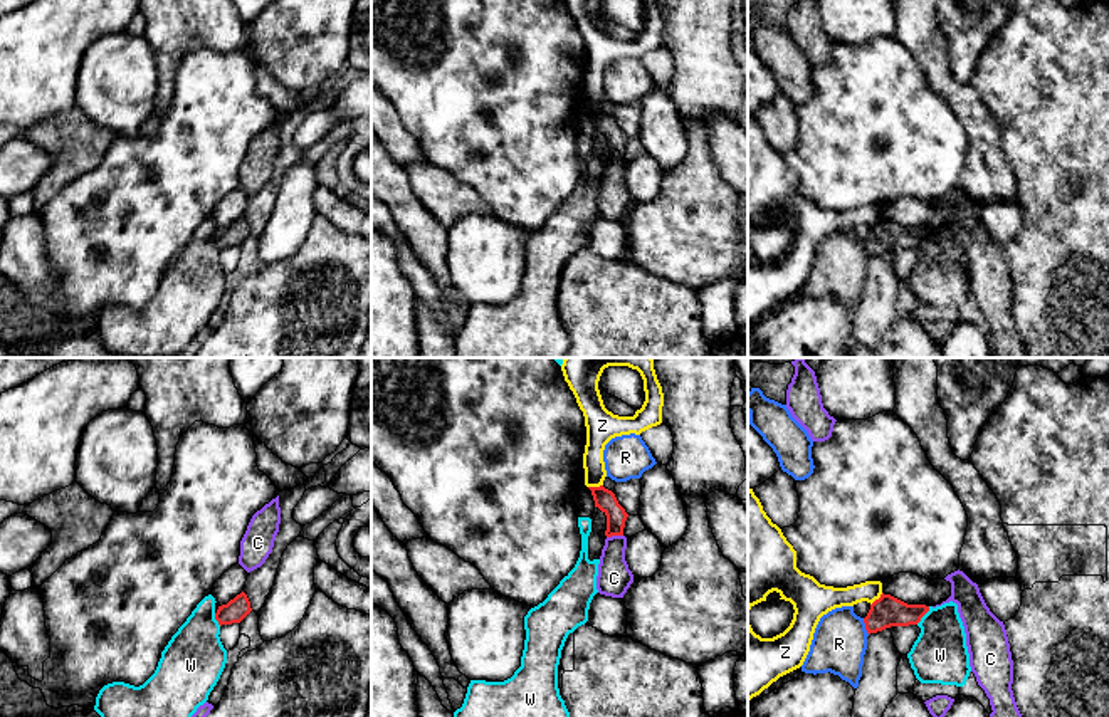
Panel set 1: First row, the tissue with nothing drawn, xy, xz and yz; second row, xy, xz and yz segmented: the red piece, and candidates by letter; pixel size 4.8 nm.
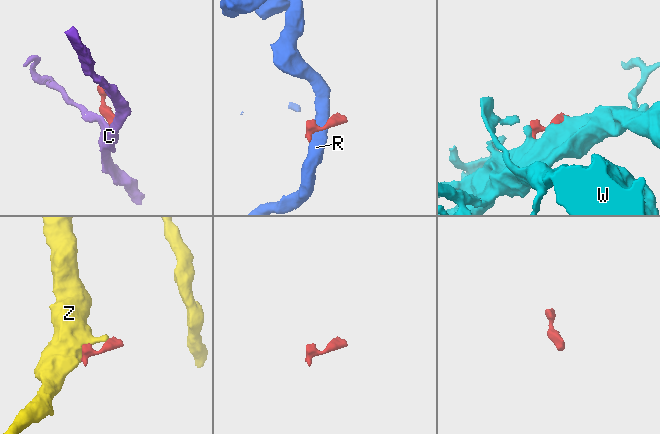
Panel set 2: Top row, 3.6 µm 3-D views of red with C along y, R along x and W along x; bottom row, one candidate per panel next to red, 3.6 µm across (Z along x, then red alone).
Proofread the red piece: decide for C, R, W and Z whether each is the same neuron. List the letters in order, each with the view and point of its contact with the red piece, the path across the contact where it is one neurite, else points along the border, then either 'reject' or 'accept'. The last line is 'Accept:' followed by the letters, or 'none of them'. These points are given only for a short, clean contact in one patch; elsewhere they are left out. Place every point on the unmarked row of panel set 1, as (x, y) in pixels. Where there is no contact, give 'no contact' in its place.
C: xz (614, 158) | across xz (605, 125), (614, 135), (614, 158), (614, 202) | accept
R: yz (866, 251) | along yz (862, 242), (864, 252), (869, 257) | reject
W: yz (925, 237) | reject
Z: xz (595, 111) | reject
Accept: C

